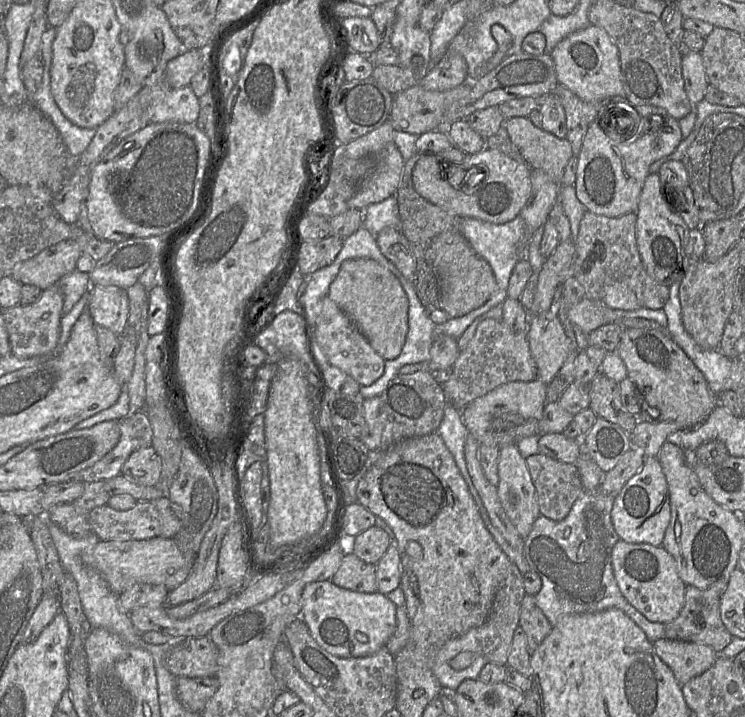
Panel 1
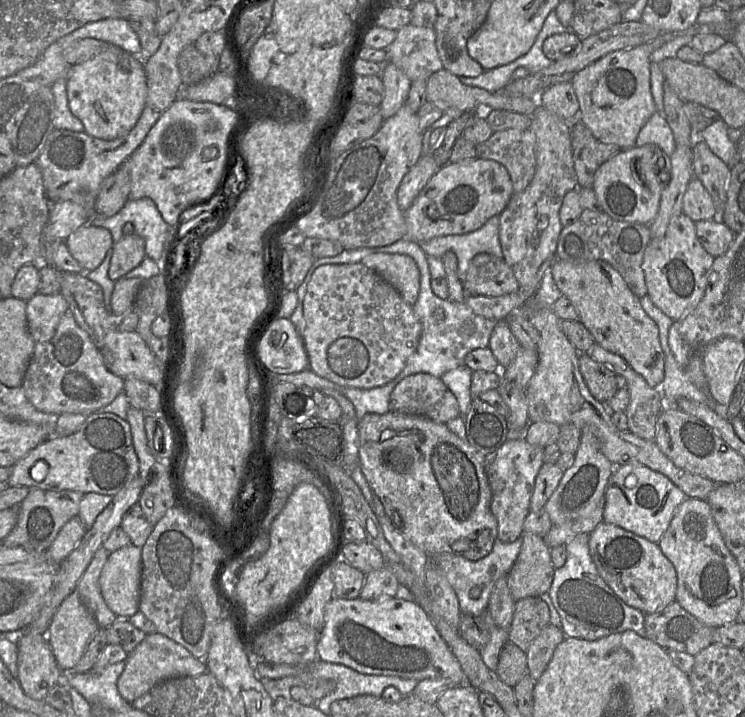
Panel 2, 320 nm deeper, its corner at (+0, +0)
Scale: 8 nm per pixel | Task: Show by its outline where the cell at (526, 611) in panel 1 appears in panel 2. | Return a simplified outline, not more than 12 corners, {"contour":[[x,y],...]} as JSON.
{"contour":[[549,623],[531,642],[527,673],[536,682],[564,640]]}

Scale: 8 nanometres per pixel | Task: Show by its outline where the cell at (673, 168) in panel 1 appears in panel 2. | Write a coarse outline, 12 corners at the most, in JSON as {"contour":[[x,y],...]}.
{"contour":[[697,178],[683,196],[694,222],[718,219],[714,202]]}

